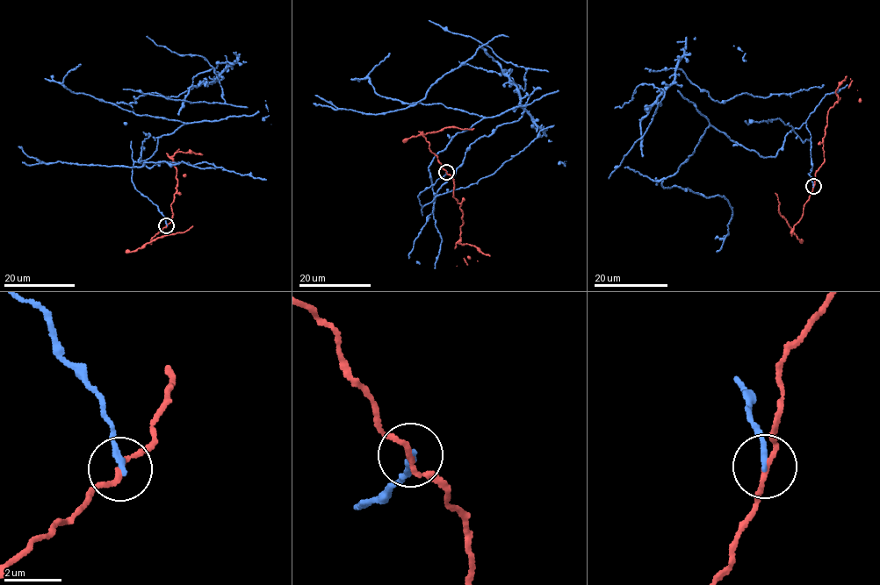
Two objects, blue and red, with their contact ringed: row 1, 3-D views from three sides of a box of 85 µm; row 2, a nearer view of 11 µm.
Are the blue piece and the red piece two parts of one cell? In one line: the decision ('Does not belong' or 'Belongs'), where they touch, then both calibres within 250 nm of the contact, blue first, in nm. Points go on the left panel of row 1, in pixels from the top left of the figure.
Does not belong. Place: (166, 225). Thickness 220 nm (blue) against 170 nm

